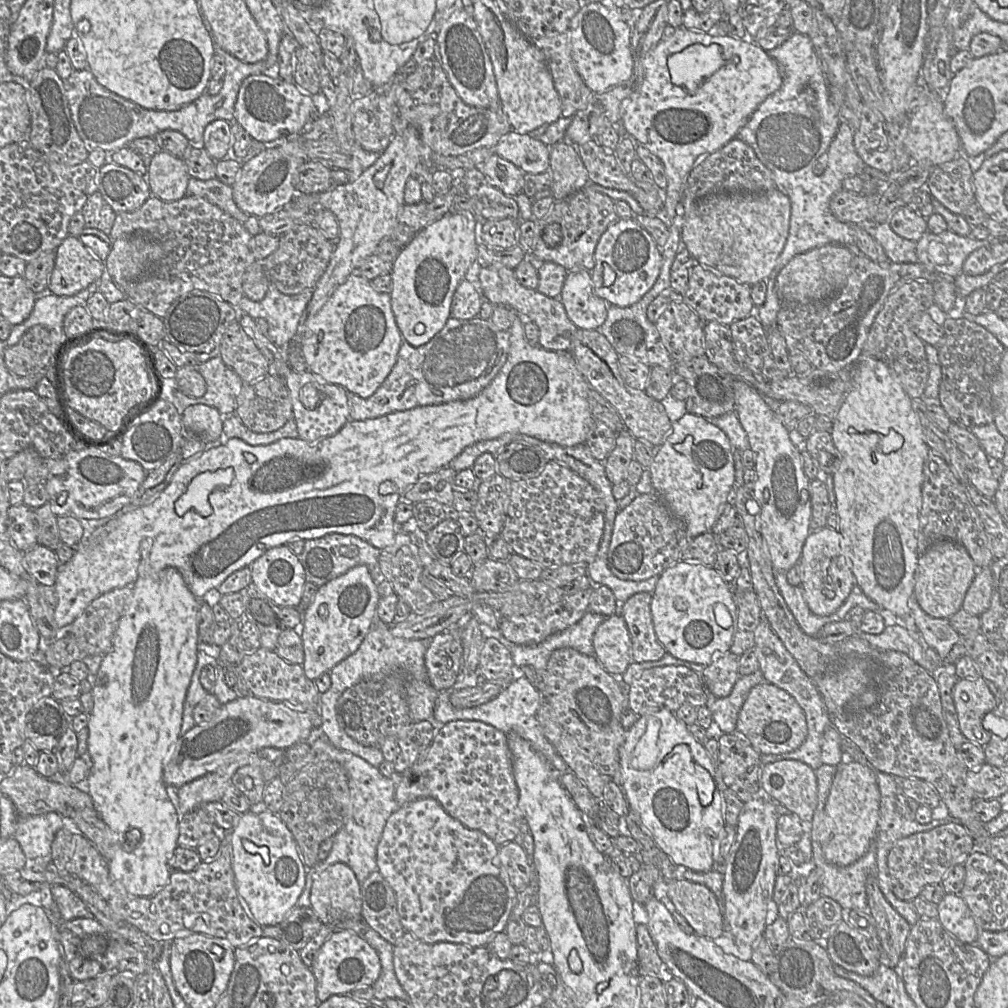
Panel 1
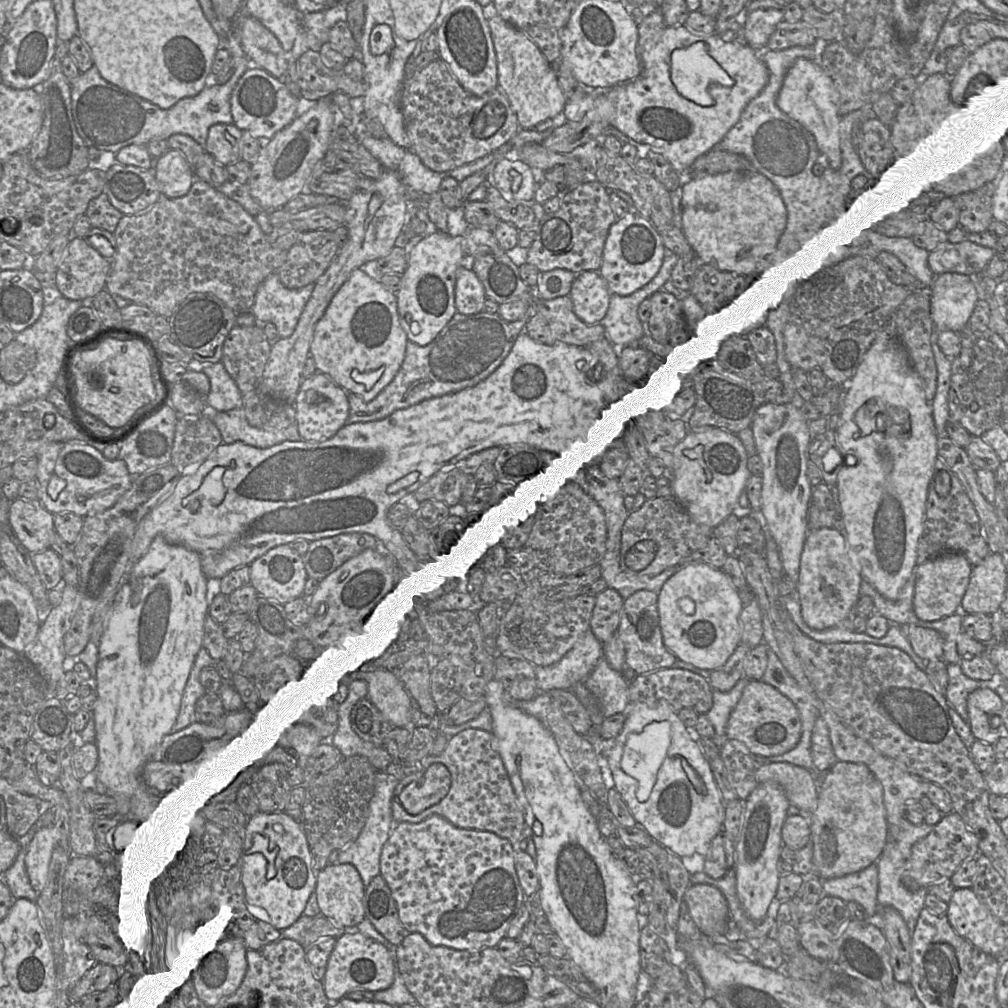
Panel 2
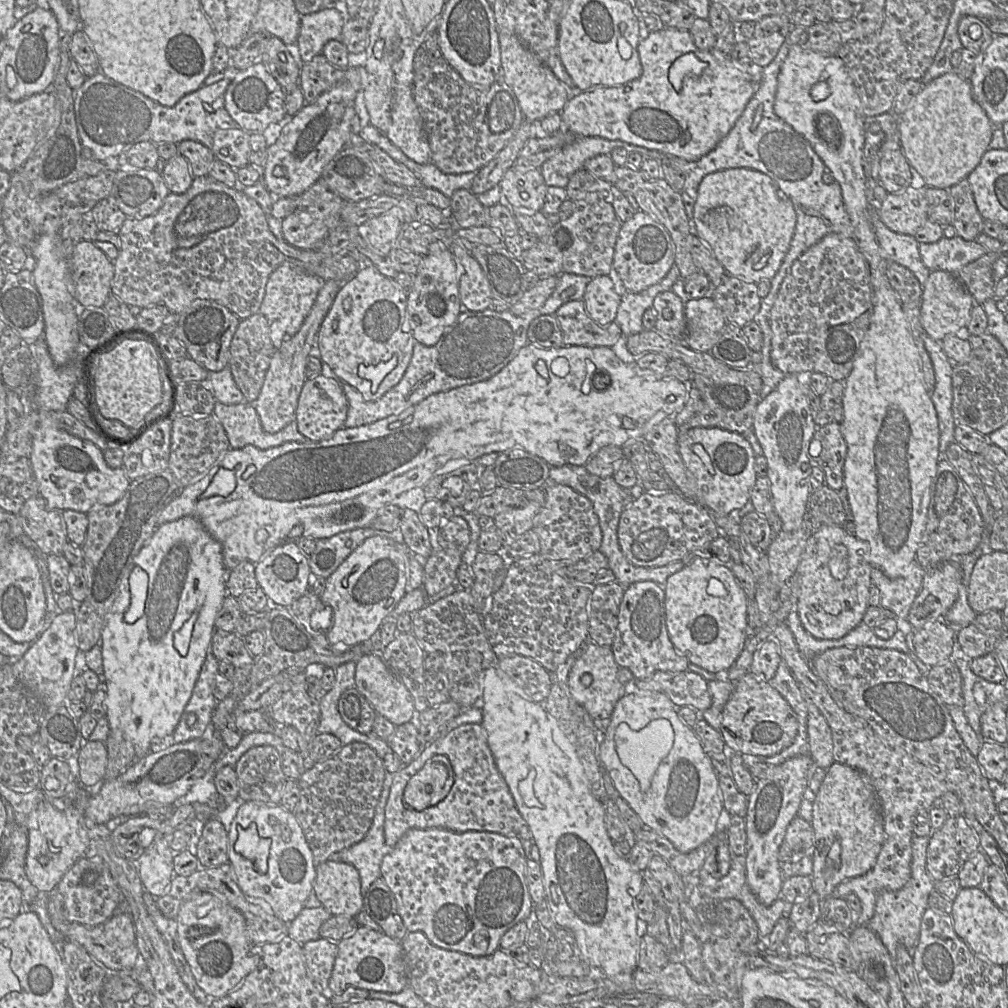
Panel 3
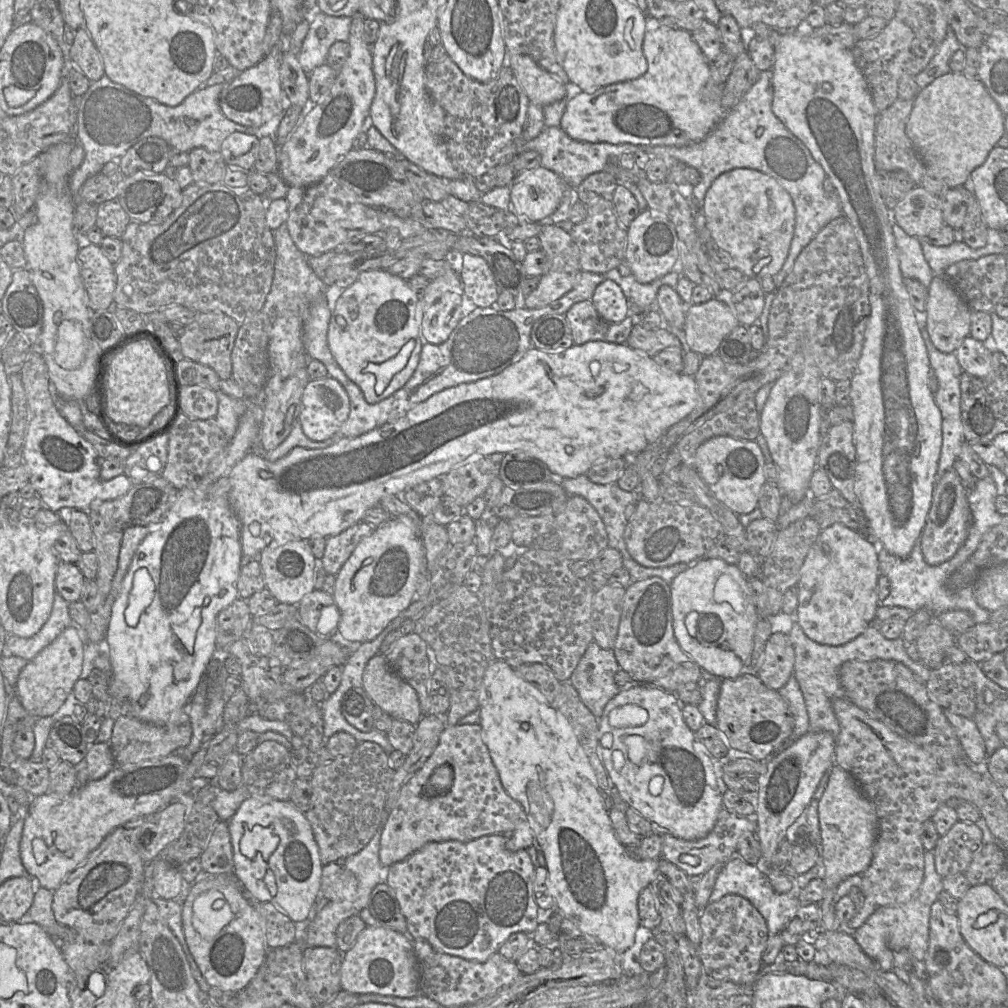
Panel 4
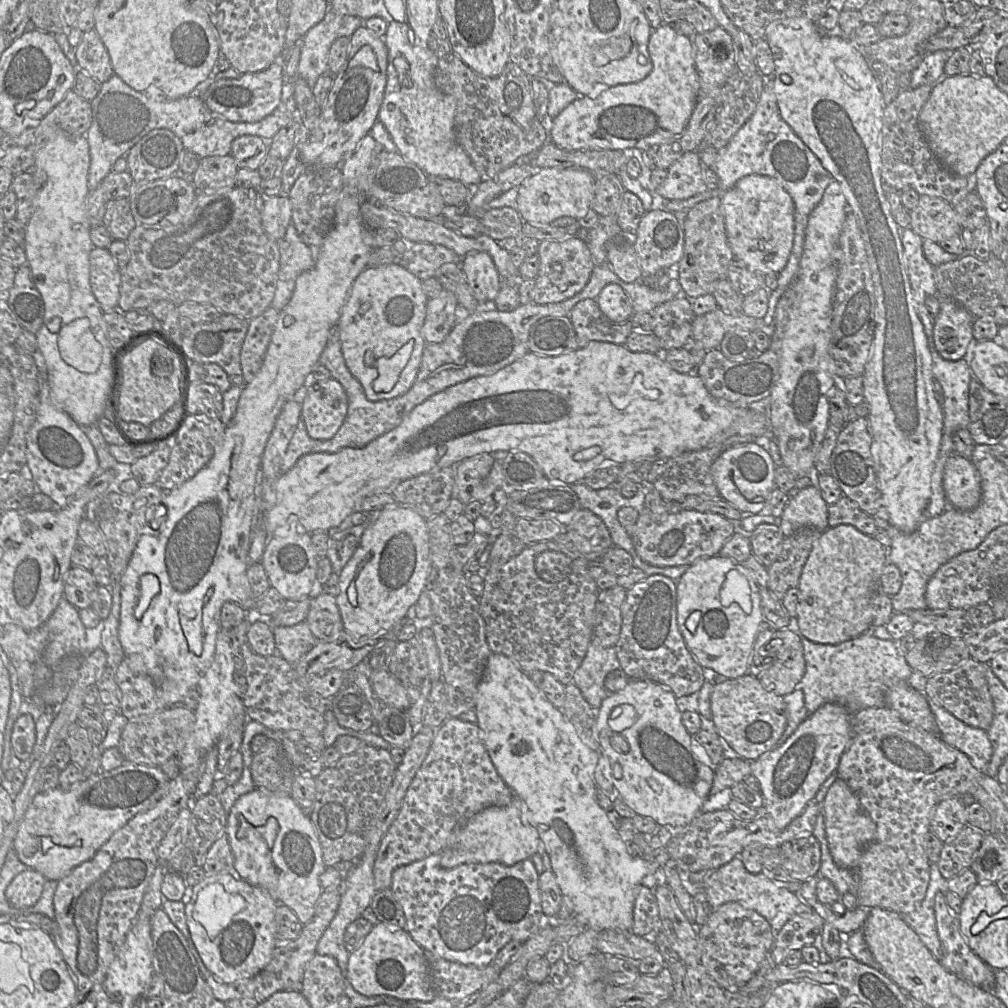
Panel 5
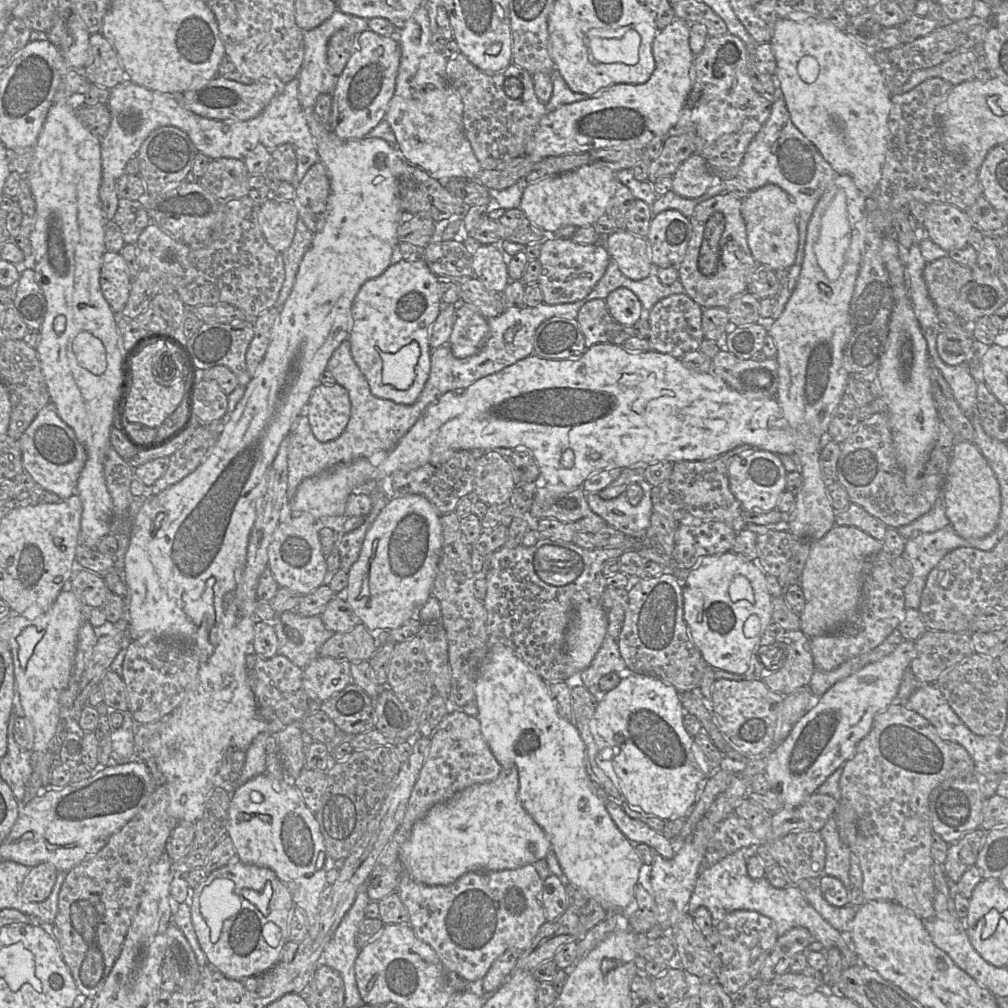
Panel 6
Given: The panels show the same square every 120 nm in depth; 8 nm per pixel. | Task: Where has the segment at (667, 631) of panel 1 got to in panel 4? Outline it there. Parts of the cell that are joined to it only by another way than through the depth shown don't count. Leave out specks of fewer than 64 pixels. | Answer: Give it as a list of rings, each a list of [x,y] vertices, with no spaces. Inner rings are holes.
[[[700,558],[687,570],[678,574],[670,583],[674,636],[682,650],[701,669],[720,679],[736,678],[748,668],[757,620],[757,608],[748,578],[737,565],[718,558]]]

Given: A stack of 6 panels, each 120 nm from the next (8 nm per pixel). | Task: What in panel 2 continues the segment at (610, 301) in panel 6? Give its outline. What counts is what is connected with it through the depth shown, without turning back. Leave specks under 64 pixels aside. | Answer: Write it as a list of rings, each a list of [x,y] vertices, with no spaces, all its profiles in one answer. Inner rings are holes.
[[[597,271],[579,273],[569,294],[576,316],[588,325],[602,324],[610,305],[611,292]]]

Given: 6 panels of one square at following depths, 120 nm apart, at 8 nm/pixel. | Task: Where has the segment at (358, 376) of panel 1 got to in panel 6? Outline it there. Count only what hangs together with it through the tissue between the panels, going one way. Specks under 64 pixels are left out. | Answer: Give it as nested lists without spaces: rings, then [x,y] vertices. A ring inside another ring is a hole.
[[[401,258],[360,287],[351,309],[352,327],[348,341],[352,358],[375,397],[404,405],[411,405],[417,400],[429,377],[432,350],[429,333],[441,305],[438,277],[429,270],[422,258],[411,261]]]

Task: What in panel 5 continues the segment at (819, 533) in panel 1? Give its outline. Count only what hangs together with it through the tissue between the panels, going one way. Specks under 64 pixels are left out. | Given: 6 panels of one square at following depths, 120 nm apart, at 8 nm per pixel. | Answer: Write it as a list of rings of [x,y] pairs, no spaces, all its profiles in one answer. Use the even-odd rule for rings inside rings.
[[[850,524],[828,527],[821,532],[797,586],[799,634],[815,643],[839,644],[868,631],[875,617],[875,600],[884,593],[880,577],[886,563],[888,550],[873,536]]]

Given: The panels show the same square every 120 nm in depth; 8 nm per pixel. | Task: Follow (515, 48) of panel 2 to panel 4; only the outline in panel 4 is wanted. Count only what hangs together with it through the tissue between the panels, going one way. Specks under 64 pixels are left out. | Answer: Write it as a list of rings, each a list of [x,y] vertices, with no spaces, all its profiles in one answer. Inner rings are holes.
[[[508,54],[507,62],[531,103],[545,107],[567,96],[565,85],[531,57]]]

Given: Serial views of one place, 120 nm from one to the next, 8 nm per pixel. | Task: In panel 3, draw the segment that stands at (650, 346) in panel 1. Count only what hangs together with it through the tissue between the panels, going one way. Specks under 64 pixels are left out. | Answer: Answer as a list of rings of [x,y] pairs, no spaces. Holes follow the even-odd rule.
[[[674,265],[657,284],[641,292],[621,296],[615,323],[621,328],[623,336],[628,337],[644,330],[642,316],[645,310],[653,307],[655,297],[661,292],[671,290],[680,278],[679,269]]]

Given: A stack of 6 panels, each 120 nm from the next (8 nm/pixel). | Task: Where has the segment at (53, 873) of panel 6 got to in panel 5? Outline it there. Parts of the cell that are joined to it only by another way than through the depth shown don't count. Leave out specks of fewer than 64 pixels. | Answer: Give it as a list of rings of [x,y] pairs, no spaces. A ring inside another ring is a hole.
[[[27,869],[15,876],[5,890],[8,903],[16,909],[29,908],[39,900],[46,878],[36,870]]]

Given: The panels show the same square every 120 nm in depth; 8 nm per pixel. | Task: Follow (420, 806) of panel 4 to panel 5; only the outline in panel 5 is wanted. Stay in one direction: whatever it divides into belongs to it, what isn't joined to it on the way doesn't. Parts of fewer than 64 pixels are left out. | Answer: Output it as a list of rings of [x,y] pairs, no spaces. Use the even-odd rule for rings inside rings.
[[[449,717],[436,729],[428,754],[407,789],[401,809],[381,839],[373,867],[376,891],[390,888],[392,873],[397,867],[442,852],[453,845],[456,833],[478,812],[487,807],[507,806],[513,800],[513,792],[491,762],[478,725],[459,717]]]

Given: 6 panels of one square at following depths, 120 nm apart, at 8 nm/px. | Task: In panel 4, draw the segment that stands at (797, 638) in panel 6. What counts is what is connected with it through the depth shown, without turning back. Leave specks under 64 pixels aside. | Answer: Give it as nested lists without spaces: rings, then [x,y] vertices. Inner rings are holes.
[[[774,632],[764,649],[764,660],[757,670],[761,681],[778,691],[794,675],[795,651],[788,634]]]

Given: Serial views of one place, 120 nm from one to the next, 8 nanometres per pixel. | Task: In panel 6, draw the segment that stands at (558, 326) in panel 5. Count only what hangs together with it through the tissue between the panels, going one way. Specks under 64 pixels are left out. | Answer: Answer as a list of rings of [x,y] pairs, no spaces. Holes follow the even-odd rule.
[[[552,317],[543,321],[534,335],[533,354],[546,359],[577,358],[587,349],[576,319]]]

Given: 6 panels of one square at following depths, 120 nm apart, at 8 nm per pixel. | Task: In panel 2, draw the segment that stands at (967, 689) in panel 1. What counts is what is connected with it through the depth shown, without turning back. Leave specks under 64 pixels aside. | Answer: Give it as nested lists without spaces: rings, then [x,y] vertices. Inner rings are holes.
[[[988,687],[976,689],[969,694],[969,726],[976,740],[993,745],[1000,738],[999,731],[991,727],[989,719],[992,715],[998,715],[1003,706],[999,695]]]

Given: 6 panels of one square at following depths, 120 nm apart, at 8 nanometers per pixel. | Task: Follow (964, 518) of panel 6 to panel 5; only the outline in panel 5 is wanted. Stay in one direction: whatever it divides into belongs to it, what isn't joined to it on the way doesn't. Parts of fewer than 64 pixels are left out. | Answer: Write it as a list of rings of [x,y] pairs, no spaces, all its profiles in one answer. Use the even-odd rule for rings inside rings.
[[[953,453],[944,468],[943,489],[950,506],[962,511],[976,508],[981,499],[981,478],[972,461]]]

